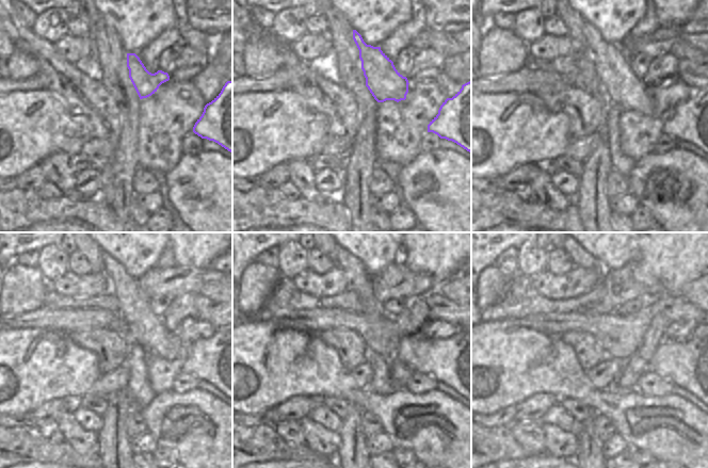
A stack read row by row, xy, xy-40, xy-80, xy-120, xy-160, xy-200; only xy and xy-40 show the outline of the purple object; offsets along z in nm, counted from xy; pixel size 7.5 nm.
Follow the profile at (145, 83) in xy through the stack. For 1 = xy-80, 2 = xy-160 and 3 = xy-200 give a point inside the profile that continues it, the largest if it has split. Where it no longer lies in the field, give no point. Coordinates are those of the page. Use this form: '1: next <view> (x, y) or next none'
1: next xy-80 (625, 90)
2: next xy-160 (449, 360)
3: next xy-200 (688, 364)

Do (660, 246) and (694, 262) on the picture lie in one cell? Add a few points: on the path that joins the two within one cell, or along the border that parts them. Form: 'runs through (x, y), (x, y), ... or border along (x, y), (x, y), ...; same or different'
runs through (669, 246), (678, 246), (686, 254); same

